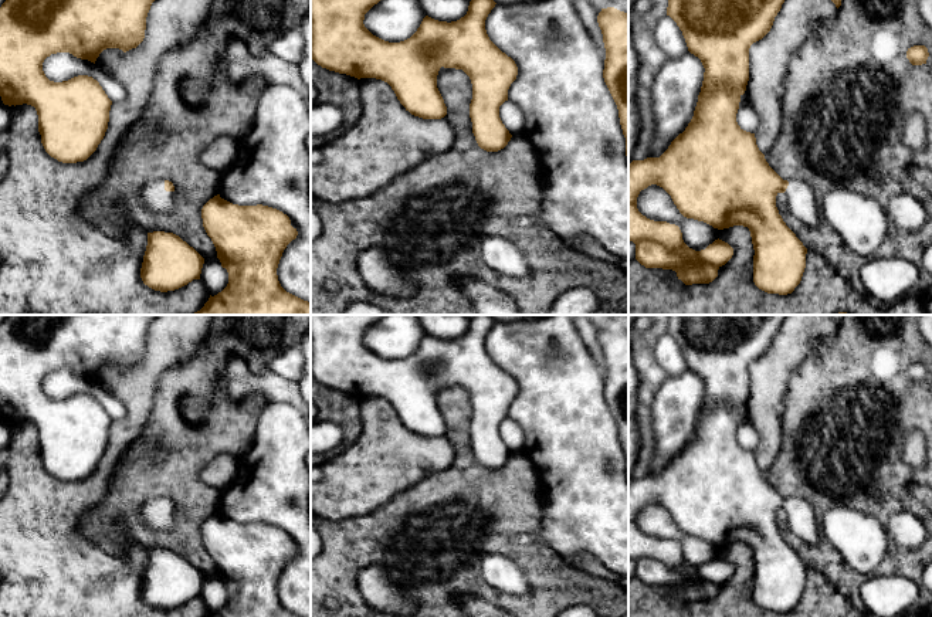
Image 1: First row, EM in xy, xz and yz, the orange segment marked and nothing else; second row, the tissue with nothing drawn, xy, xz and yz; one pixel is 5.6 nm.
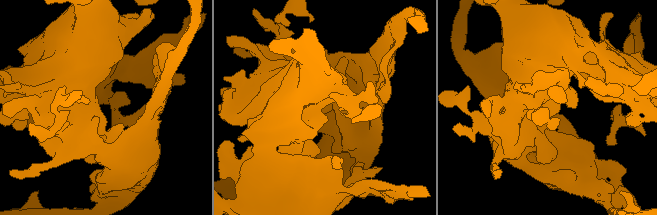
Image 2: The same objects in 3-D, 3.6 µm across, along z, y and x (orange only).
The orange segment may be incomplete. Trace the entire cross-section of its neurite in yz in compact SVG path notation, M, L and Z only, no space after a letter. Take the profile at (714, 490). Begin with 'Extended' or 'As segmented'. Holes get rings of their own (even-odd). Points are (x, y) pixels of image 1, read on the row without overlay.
Extended. M668 315L667 333L670 333L685 356L688 369L698 374L705 386L701 410L694 434L685 448L679 451L660 475L633 478L628 482L628 559L636 562L636 577L645 586L662 586L677 590L685 603L709 601L718 594L718 587L733 573L733 566L715 557L705 567L695 569L684 557L678 543L667 539L654 539L637 526L637 515L651 502L662 505L672 516L679 530L687 536L704 539L714 546L723 547L733 543L748 545L755 567L753 600L767 610L787 613L800 601L807 566L786 543L776 525L776 513L784 511L790 530L811 545L817 543L821 523L813 508L800 498L783 498L766 479L756 462L755 451L743 448L736 440L740 414L749 399L749 366L762 357L772 346L775 335L787 315Z

